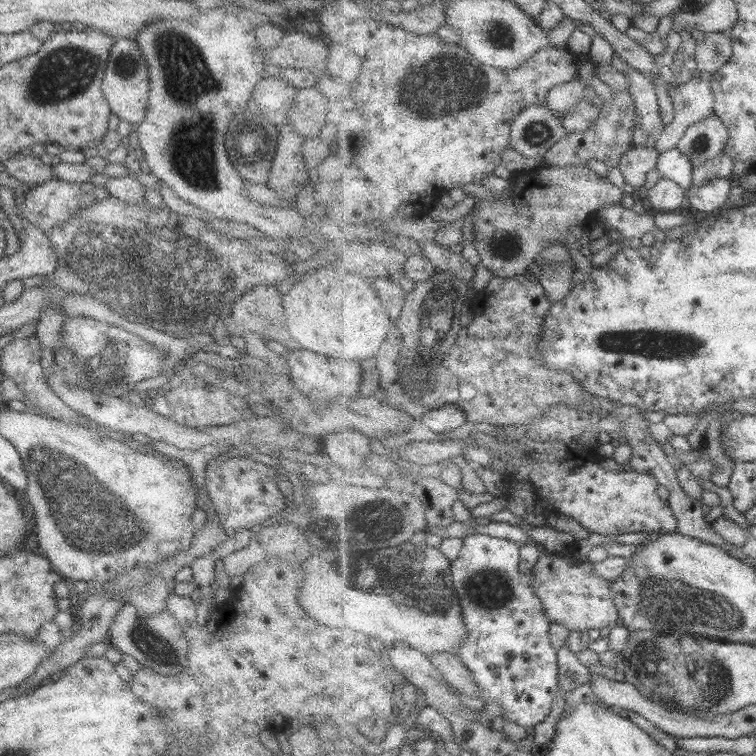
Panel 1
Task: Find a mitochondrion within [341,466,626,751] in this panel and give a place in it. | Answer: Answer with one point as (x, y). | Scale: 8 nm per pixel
(392, 571)

